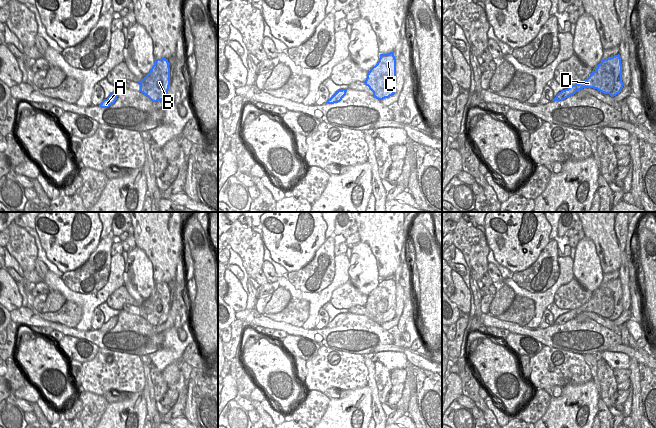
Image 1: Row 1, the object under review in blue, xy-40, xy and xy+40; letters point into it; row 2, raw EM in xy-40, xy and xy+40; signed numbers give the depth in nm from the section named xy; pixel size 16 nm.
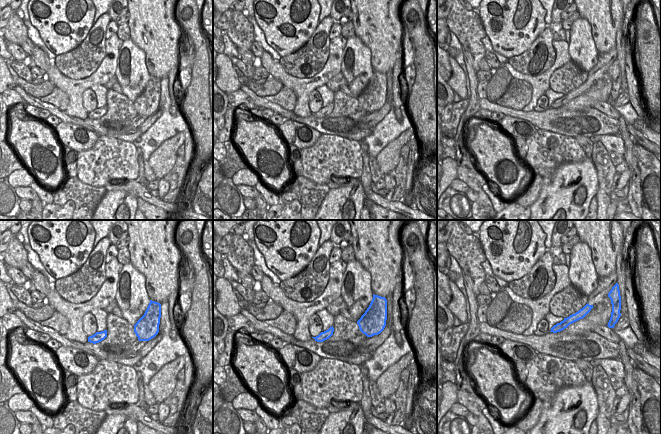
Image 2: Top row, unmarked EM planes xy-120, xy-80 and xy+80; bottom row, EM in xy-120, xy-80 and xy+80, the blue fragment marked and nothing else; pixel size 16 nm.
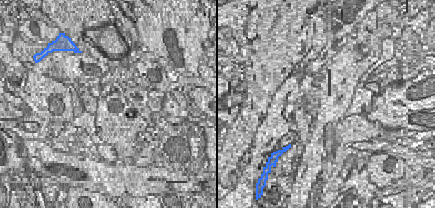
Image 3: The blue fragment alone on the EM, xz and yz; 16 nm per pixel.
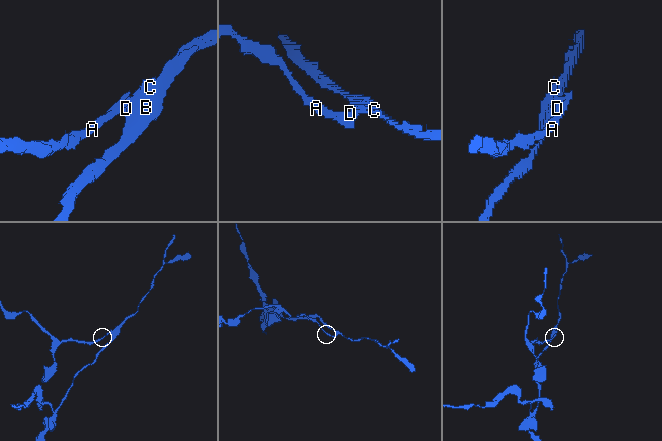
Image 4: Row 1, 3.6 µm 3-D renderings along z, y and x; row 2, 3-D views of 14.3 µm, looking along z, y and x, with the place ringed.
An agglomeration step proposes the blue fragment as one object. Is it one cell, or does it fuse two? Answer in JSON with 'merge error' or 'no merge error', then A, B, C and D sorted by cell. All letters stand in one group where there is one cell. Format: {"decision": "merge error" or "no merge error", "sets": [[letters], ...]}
{"decision": "merge error", "sets": [["A", "D"], ["B", "C"]]}

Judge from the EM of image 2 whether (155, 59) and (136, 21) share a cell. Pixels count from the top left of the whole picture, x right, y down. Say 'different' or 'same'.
same

